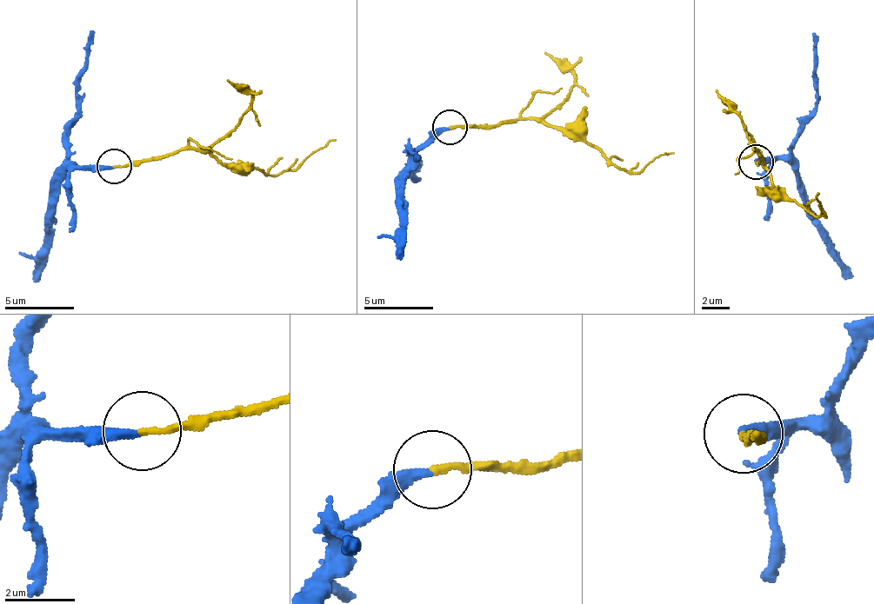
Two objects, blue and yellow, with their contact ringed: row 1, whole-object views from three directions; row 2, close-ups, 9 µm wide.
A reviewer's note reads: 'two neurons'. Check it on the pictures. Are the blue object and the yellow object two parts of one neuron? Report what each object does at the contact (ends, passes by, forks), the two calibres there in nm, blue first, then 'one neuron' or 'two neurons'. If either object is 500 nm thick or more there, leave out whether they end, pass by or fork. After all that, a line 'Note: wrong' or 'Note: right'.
blue ends there; yellow ends there; 320 nm thick on the blue side, 190 nm on the other; one neuron
Note: wrong

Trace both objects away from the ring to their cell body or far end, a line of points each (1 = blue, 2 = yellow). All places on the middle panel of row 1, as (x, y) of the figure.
1: (449, 127), (424, 144), (409, 171), (403, 189), (408, 219), (405, 246), (396, 258)
2: (449, 127), (540, 117), (559, 130), (577, 130), (620, 168), (640, 169), (675, 152)

